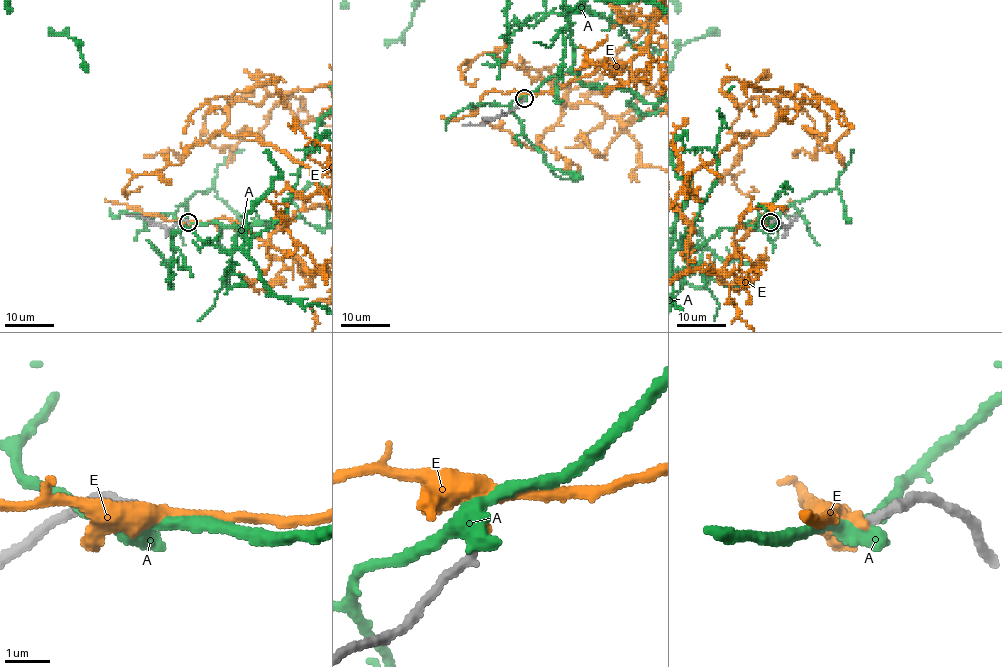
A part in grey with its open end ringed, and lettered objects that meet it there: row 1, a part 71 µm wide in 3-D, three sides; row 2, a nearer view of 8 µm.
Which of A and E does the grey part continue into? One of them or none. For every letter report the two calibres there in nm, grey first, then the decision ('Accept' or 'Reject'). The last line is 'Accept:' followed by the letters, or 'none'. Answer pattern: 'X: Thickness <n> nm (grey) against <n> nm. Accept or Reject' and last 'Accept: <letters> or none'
A: Thickness 220 nm (grey) against 480 nm. Reject
E: Thickness 200 nm (grey) against 260 nm. Accept
Accept: E

